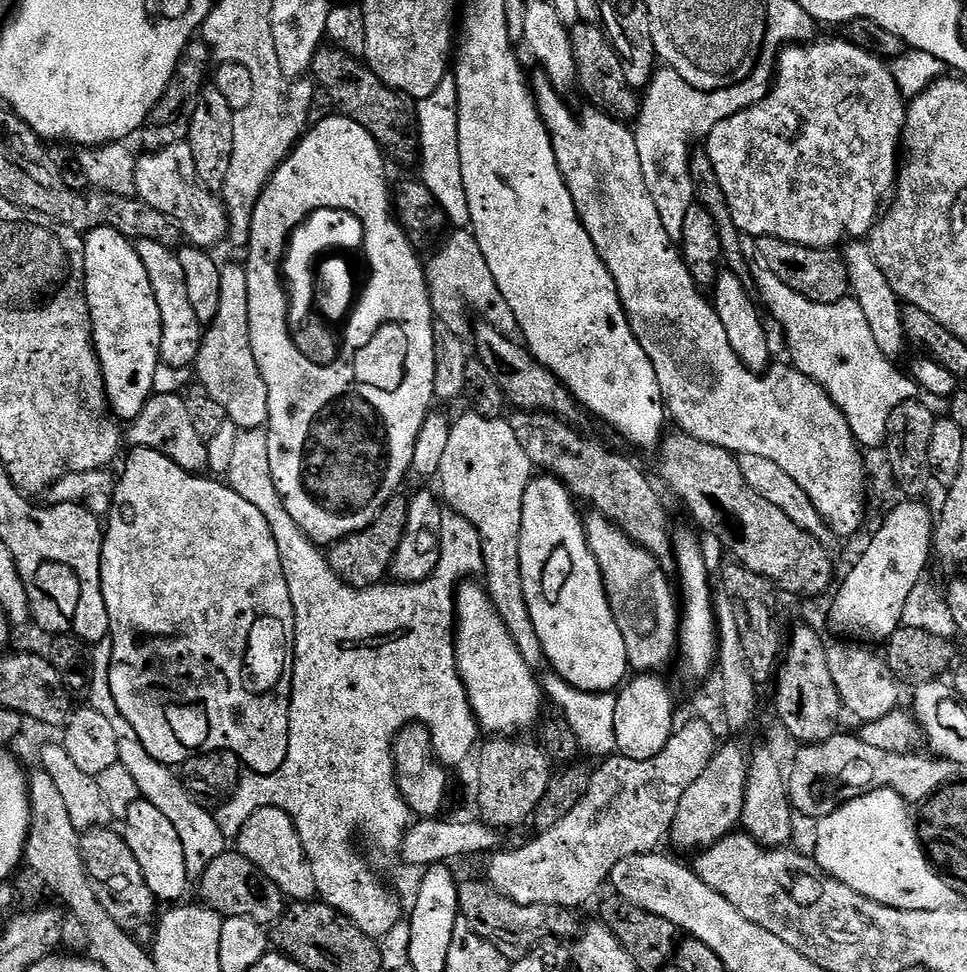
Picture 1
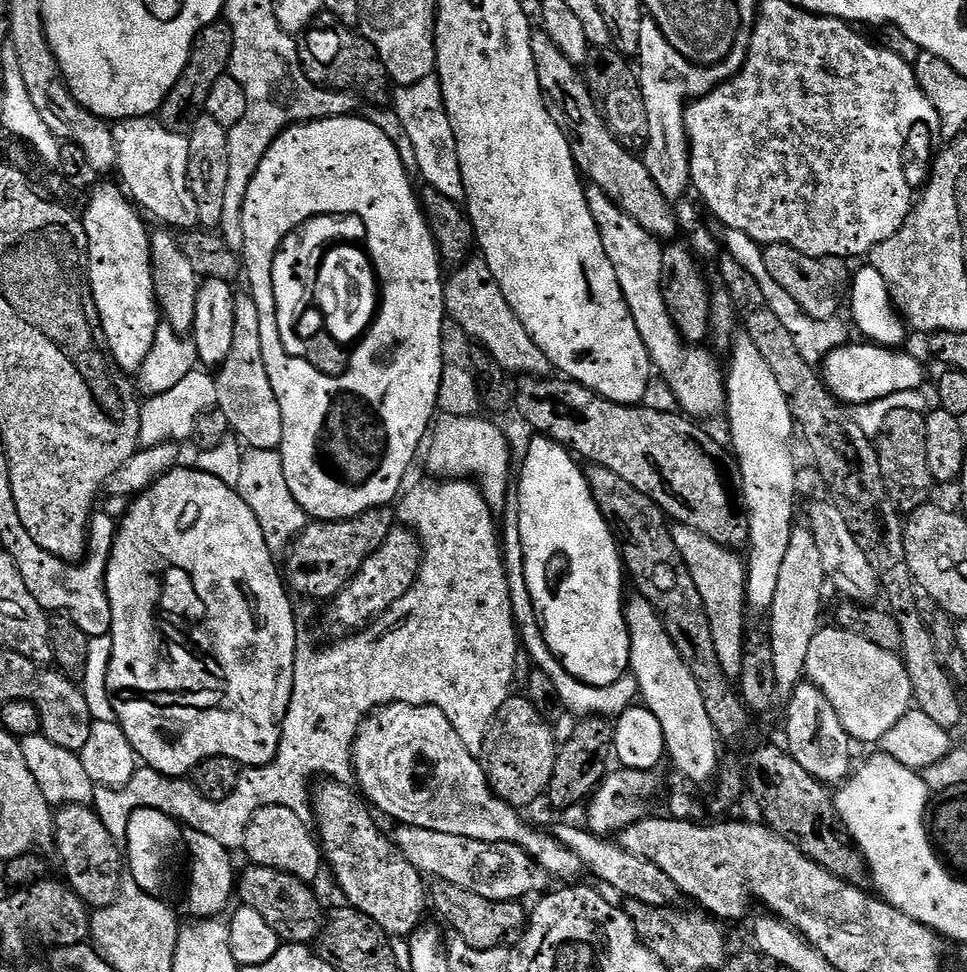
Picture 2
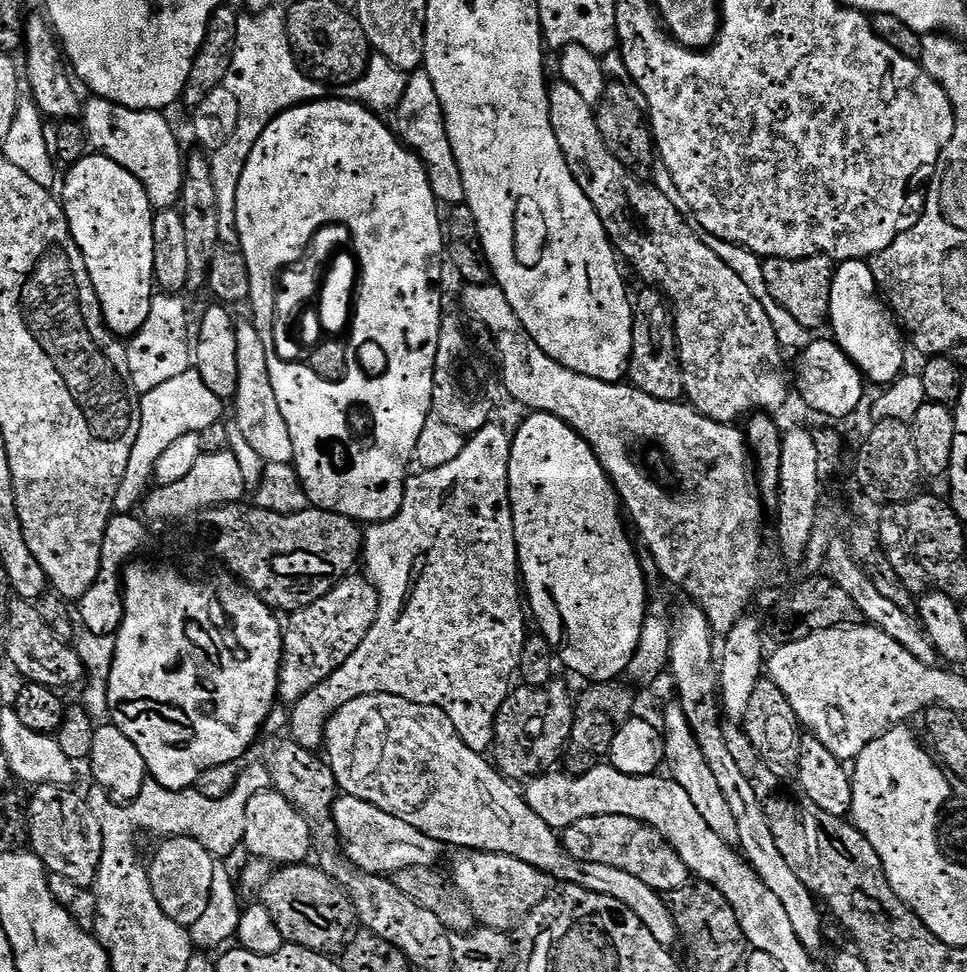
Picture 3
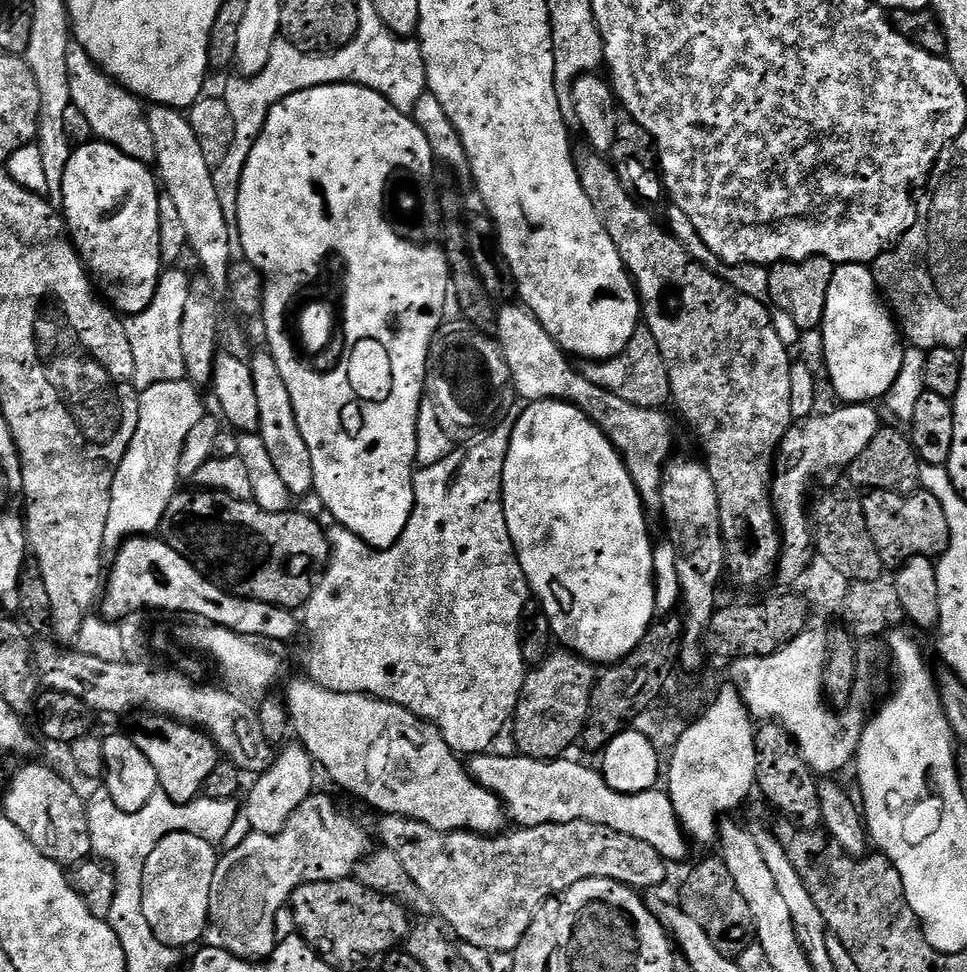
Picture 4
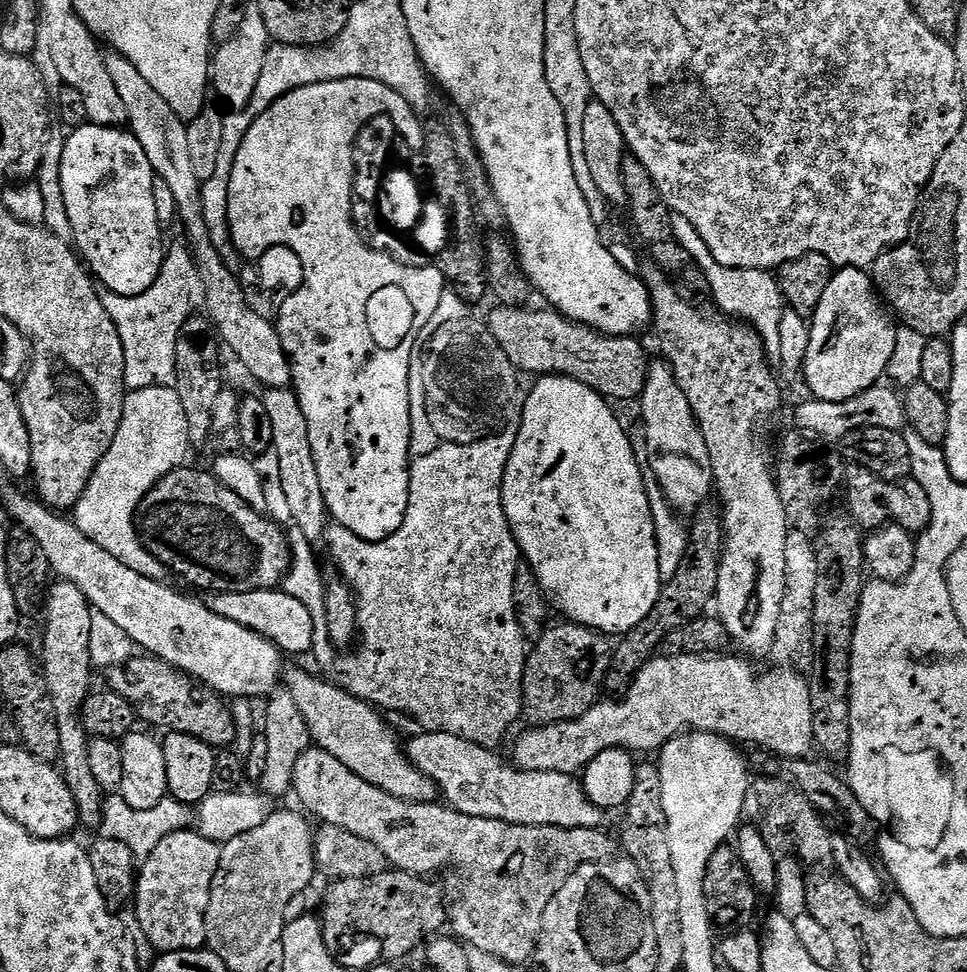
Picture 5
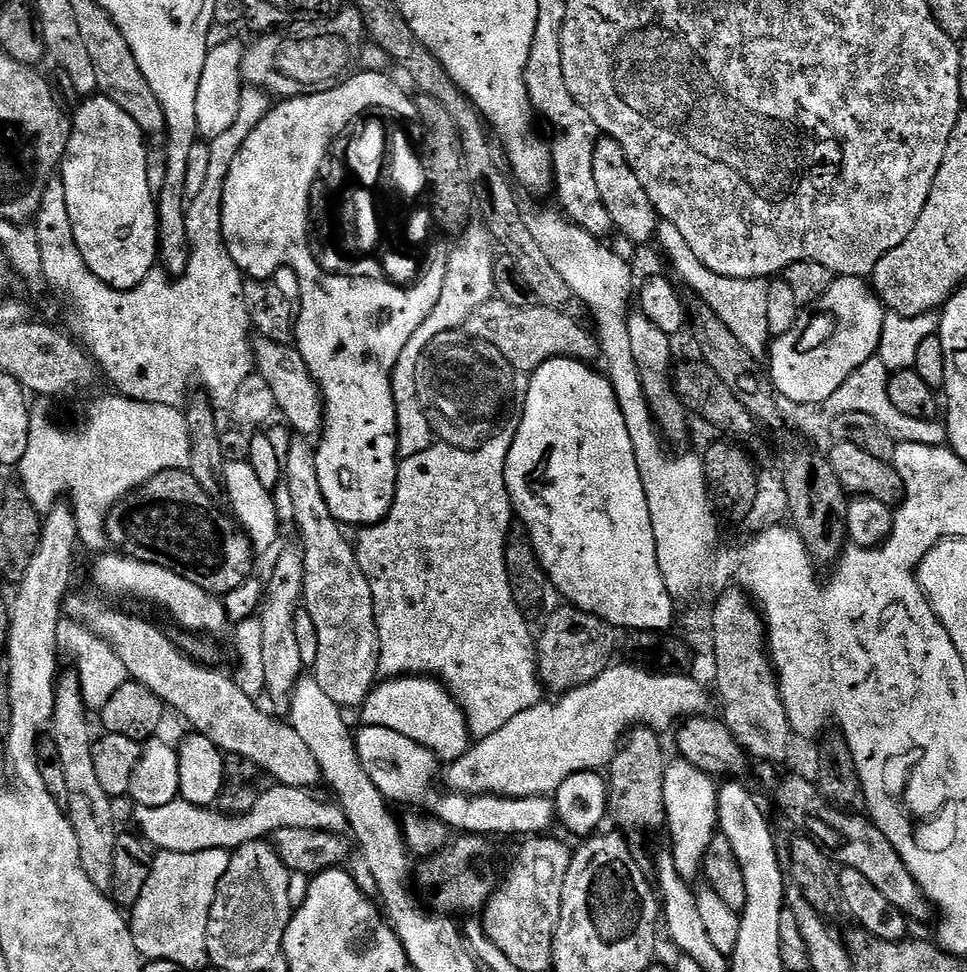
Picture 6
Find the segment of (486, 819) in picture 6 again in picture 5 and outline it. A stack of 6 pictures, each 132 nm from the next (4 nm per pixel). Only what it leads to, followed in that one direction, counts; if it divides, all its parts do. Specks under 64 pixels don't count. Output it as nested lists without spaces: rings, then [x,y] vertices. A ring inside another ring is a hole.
[[[427,730],[419,734],[421,736],[407,741],[408,760],[436,783],[439,795],[445,796],[447,807],[456,812],[522,826],[600,828],[603,825],[605,809],[588,801],[584,785],[575,775],[524,772],[511,763],[503,764],[493,749],[466,742],[466,738]]]

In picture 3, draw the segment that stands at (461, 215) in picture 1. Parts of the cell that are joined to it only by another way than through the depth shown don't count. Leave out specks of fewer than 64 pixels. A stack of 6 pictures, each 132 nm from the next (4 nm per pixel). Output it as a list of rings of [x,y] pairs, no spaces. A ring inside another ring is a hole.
[[[418,70],[409,77],[406,93],[403,94],[402,102],[399,103],[396,111],[396,118],[398,118],[397,133],[403,143],[423,161],[437,201],[446,206],[463,203],[465,187],[462,184],[461,171],[458,170],[449,135],[446,134],[444,111],[427,72]]]

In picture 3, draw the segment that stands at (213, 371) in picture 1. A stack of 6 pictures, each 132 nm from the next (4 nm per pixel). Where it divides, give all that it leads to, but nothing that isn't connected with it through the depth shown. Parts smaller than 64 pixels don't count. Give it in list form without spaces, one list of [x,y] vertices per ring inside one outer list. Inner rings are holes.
[[[251,319],[240,320],[236,325],[238,338],[238,390],[234,397],[236,404],[235,427],[247,437],[247,441],[257,450],[265,465],[274,463],[292,464],[294,442],[290,438],[290,426],[282,418],[278,398],[274,398],[274,386],[270,382],[268,365],[268,345],[266,338]]]

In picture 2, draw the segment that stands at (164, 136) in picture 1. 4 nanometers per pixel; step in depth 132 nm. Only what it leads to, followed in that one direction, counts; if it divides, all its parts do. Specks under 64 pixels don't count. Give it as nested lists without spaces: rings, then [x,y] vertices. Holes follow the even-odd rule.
[[[223,18],[215,20],[196,35],[186,70],[182,70],[178,82],[174,82],[170,94],[166,94],[160,107],[158,119],[163,128],[174,134],[188,135],[189,125],[198,122],[198,118],[205,115],[206,98],[210,98],[210,89],[213,88],[214,82],[218,82],[218,78],[222,78],[228,72],[233,50],[234,34],[228,21]]]

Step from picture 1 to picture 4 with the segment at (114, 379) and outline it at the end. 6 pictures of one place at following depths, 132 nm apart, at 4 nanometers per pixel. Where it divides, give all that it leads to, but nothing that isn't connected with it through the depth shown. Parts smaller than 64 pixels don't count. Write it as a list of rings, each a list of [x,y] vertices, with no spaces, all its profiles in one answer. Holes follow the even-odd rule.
[[[89,142],[79,145],[70,162],[66,162],[66,174],[62,178],[62,219],[103,299],[128,318],[154,302],[156,288],[160,285],[161,195],[153,169],[122,154],[122,150],[112,144]]]

